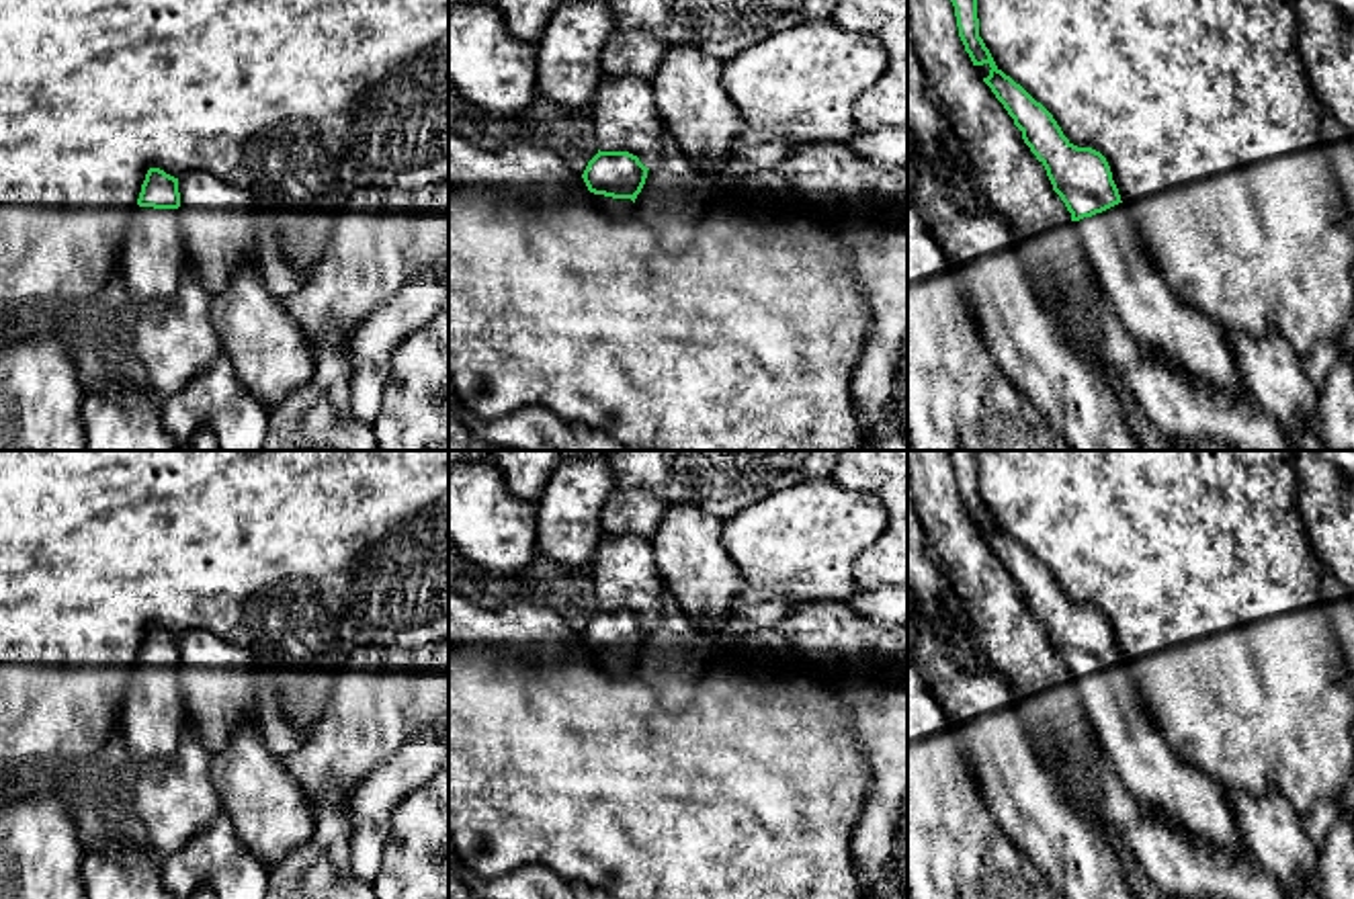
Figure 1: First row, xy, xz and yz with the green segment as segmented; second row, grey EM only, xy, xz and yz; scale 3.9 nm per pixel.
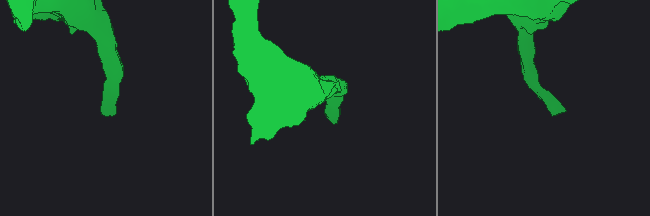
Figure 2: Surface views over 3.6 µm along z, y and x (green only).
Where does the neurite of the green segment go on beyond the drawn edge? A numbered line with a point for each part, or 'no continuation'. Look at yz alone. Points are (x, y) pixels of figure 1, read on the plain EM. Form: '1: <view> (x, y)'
1: yz (1152, 773)

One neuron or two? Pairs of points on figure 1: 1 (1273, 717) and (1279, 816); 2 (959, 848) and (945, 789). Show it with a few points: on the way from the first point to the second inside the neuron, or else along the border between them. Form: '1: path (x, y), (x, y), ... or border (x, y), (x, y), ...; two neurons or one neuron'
1: border (1228, 791), (1262, 795), (1277, 789), (1301, 816); two neurons
2: path (945, 834), (945, 803); one neuron

